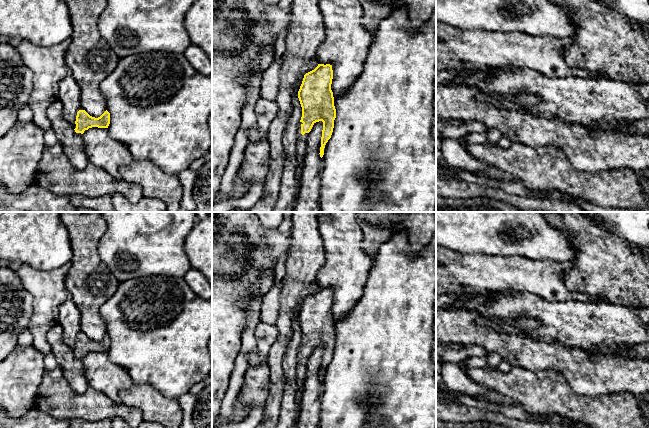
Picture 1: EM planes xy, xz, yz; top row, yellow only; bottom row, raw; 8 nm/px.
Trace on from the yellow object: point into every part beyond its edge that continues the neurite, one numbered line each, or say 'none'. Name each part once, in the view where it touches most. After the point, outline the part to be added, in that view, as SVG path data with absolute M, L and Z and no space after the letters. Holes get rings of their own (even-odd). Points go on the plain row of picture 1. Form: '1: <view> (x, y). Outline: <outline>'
1: xz (301, 363). Outline: M300 346L300 350L297 355L298 392L296 395L296 400L298 402L298 413L299 413L302 389L303 389L304 381L306 379L306 366L307 366L307 361L308 361L308 357L305 357L304 359L301 358L301 349L302 348L303 347Z

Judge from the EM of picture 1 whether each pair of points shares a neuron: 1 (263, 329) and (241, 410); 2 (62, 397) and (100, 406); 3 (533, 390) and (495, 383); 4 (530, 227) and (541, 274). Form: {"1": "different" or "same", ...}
{"1": "different", "2": "same", "3": "same", "4": "different"}

